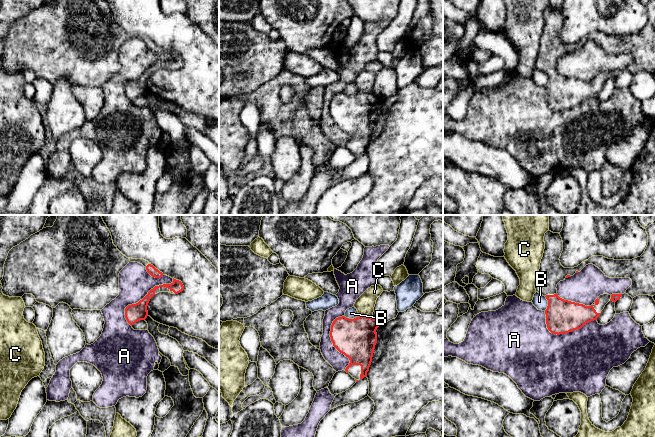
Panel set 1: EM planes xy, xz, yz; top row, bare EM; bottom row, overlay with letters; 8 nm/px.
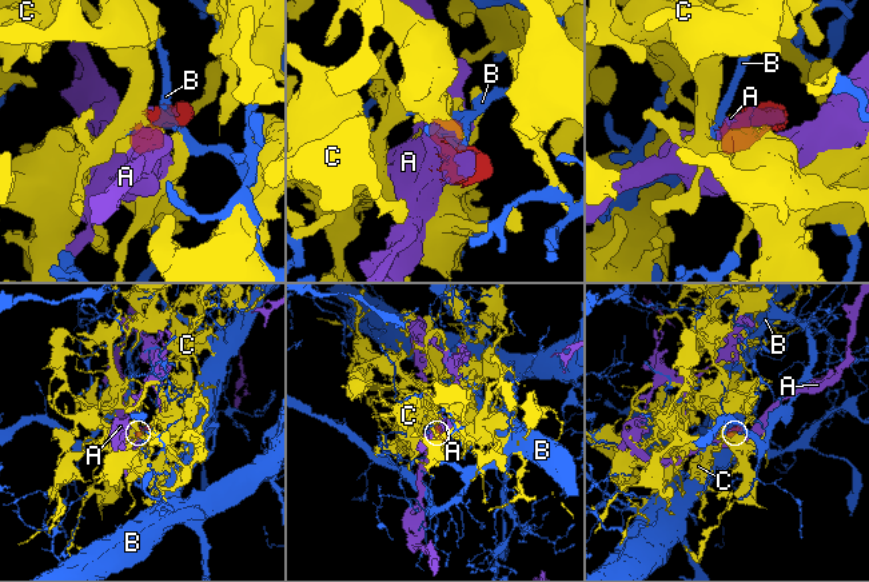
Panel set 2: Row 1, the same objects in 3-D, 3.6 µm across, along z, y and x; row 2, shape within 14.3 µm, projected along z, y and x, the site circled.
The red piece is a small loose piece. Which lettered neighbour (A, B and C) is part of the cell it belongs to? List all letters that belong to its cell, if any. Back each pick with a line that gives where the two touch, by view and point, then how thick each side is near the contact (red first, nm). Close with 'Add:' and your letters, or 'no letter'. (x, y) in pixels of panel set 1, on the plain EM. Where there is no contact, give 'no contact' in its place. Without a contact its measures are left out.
Add: no letter

